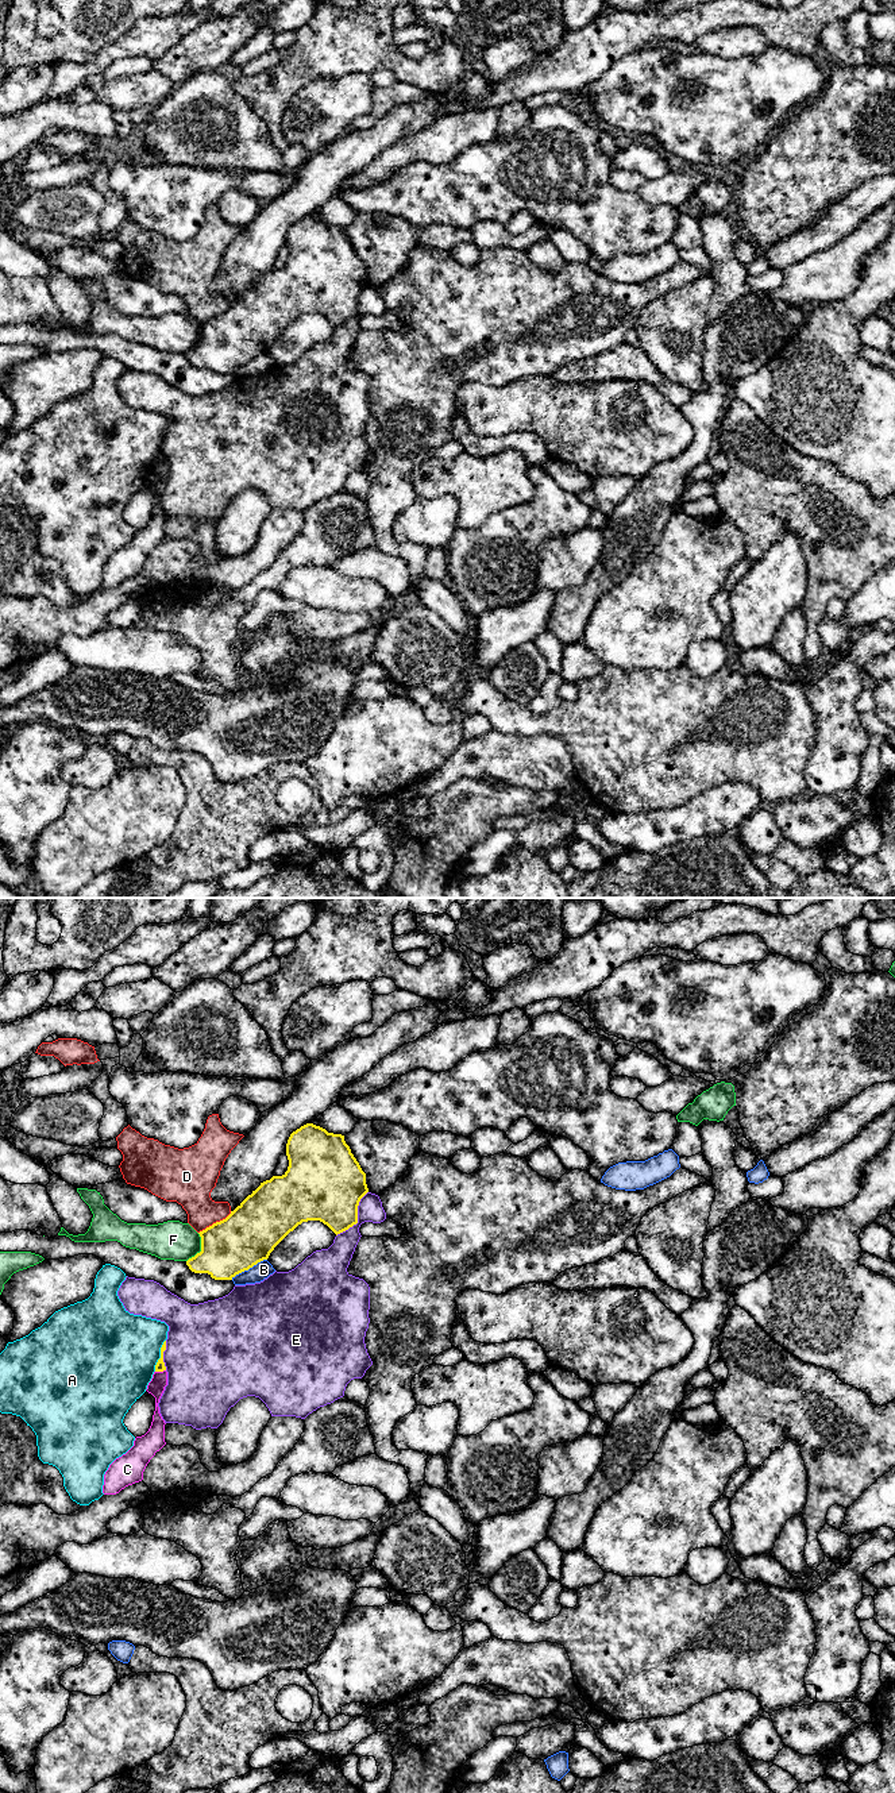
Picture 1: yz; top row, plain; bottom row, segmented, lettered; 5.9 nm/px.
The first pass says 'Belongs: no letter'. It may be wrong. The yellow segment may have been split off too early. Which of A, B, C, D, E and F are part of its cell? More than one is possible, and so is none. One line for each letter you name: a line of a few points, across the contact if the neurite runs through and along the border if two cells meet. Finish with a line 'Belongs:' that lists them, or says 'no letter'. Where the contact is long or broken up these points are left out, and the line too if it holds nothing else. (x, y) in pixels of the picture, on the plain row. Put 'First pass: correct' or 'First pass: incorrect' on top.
First pass: correct
Belongs: no letter

